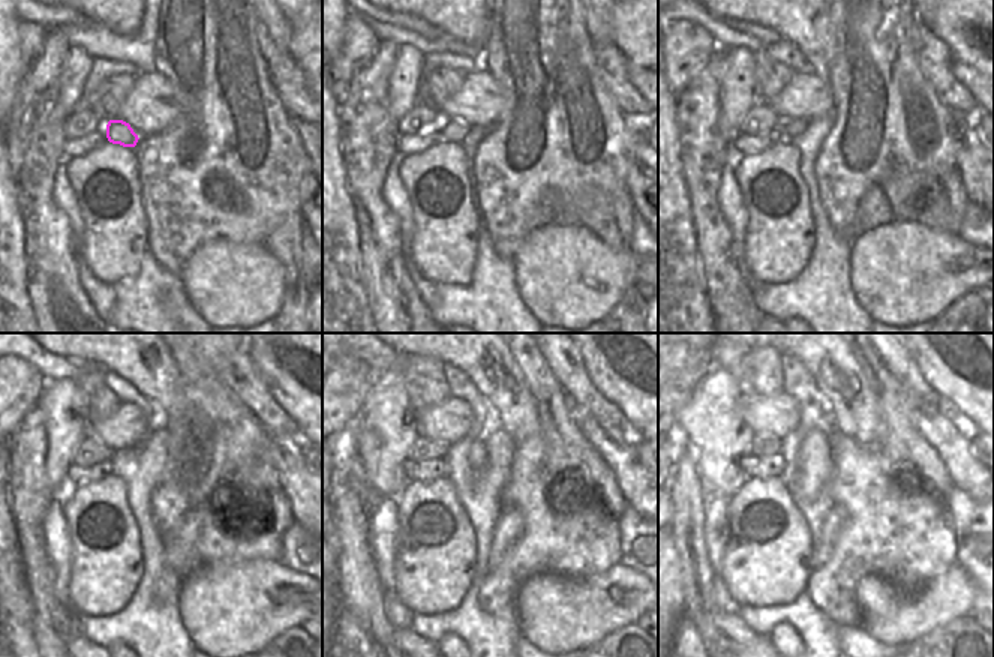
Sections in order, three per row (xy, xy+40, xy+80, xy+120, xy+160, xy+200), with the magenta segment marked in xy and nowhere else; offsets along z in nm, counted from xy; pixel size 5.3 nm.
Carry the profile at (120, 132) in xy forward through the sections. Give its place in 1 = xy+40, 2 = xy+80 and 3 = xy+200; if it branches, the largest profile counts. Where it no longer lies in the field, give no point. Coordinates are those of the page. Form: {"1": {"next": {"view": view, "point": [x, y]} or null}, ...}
{"1": {"next": {"view": "xy+40", "point": [453, 131]}}, "2": {"next": {"view": "xy+80", "point": [790, 129]}}, "3": {"next": {"view": "xy+200", "point": [814, 465]}}}

